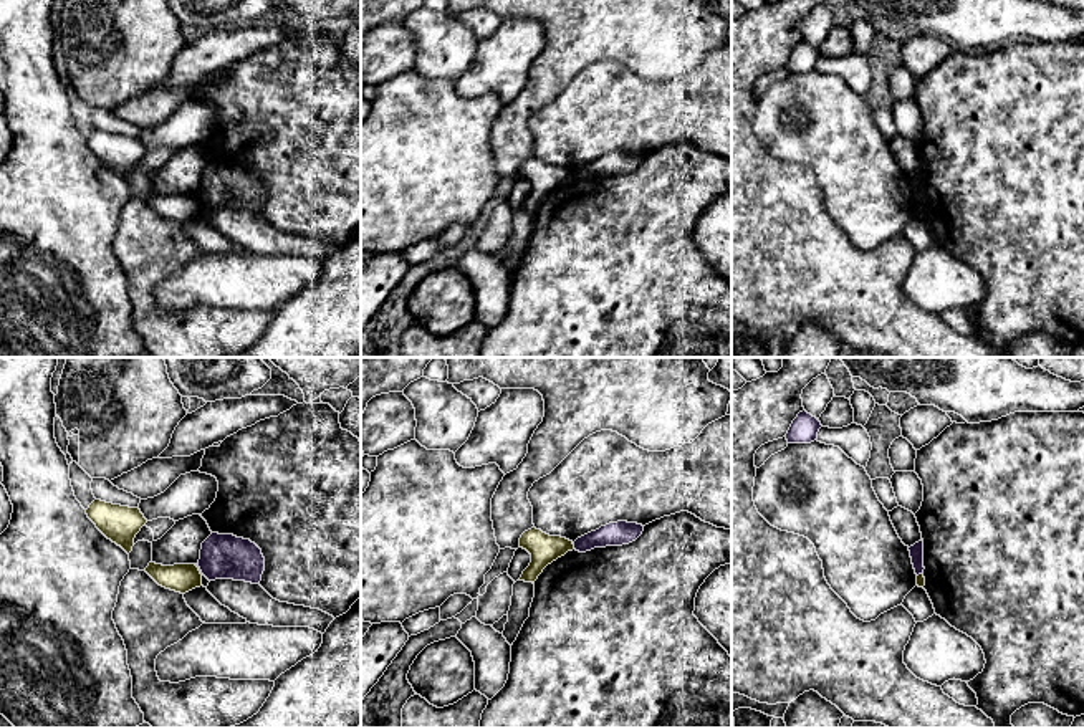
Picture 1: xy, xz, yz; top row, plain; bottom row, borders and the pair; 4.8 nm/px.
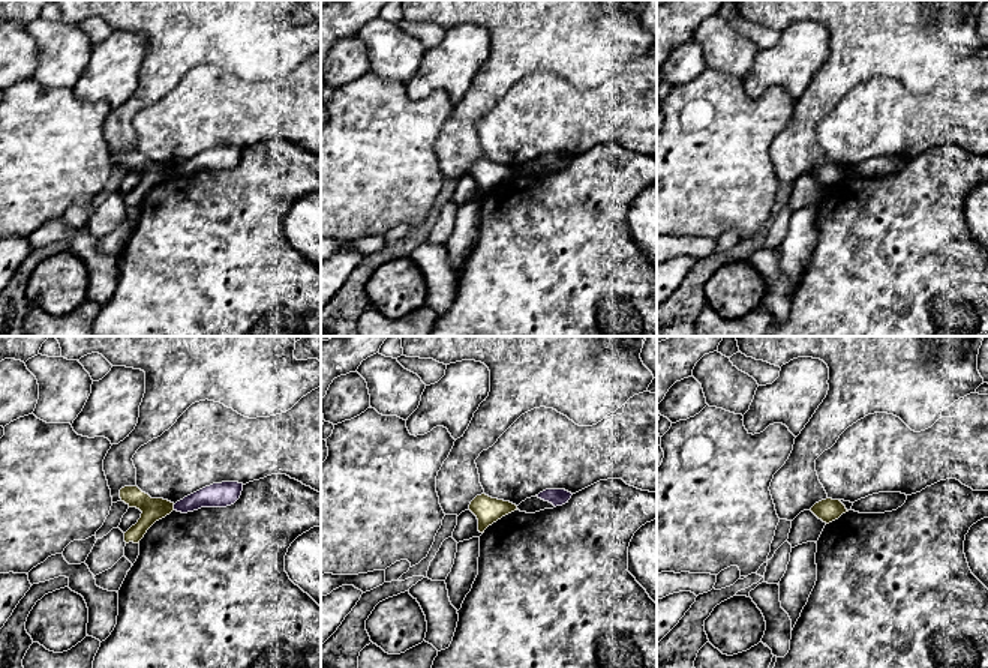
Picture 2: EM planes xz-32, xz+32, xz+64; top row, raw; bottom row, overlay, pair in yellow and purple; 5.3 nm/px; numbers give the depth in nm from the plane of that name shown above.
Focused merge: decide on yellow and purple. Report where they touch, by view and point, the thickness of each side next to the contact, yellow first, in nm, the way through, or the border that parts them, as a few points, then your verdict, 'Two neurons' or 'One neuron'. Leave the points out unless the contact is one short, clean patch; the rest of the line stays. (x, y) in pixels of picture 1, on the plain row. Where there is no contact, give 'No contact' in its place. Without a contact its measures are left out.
Touches yellow at xz (573, 176). Thickness 140 nm (yellow) against 120 nm. Boundary: xz (571, 172), (575, 177). Two neurons

